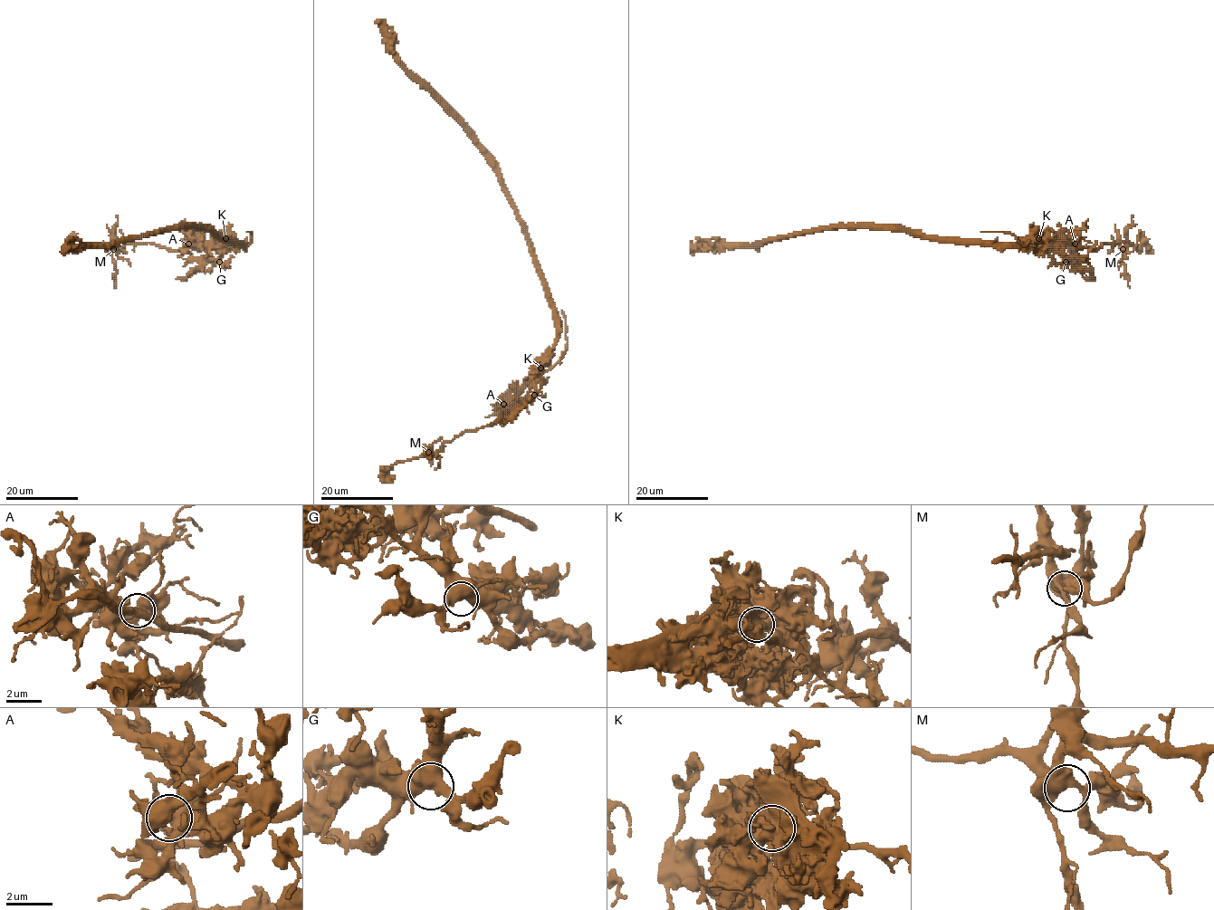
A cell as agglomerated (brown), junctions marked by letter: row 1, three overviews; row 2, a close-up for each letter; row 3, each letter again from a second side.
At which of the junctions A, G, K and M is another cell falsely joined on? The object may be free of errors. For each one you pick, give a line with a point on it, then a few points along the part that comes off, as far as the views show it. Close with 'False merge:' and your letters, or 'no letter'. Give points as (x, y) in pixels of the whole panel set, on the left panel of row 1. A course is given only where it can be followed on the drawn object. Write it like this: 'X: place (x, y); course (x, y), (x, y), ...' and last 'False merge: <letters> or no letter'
K: place (225, 238); course (225, 238), (215, 247), (213, 241), (180, 250), (120, 242), (80, 246)
False merge: K

